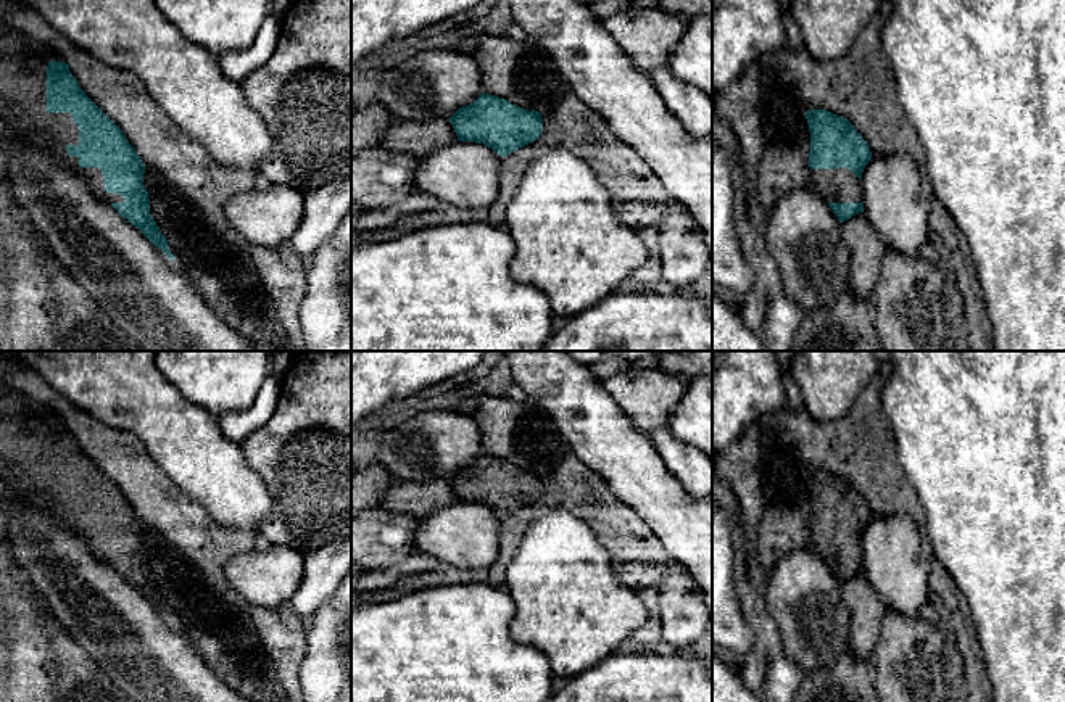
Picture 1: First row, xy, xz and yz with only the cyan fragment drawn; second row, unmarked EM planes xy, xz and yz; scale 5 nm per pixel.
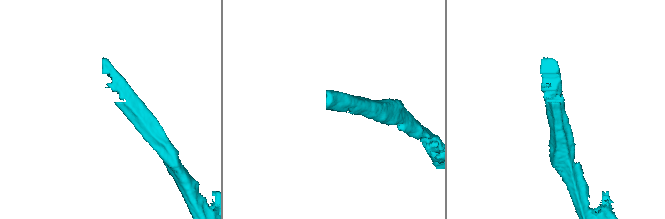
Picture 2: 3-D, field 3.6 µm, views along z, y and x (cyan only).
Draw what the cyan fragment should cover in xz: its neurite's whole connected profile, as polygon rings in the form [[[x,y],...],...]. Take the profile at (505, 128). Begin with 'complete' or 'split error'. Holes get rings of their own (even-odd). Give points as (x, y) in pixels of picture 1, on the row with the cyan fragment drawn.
complete; [[[488,93],[459,108],[450,122],[459,142],[483,143],[499,156],[535,142],[543,132],[541,113]]]

